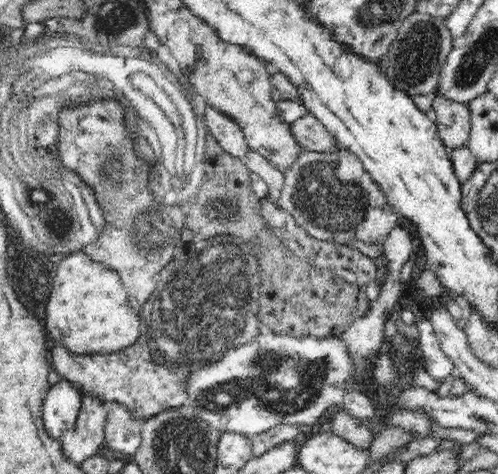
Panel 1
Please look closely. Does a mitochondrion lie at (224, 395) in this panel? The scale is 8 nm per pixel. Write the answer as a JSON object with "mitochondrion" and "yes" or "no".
{"mitochondrion":"yes"}

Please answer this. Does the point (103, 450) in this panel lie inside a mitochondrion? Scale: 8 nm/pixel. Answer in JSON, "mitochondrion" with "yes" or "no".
{"mitochondrion":"no"}

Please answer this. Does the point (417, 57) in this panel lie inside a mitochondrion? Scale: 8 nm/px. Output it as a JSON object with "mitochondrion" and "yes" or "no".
{"mitochondrion":"yes"}

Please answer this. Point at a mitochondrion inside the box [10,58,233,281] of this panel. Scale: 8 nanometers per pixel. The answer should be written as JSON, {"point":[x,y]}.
{"point":[109,165]}

